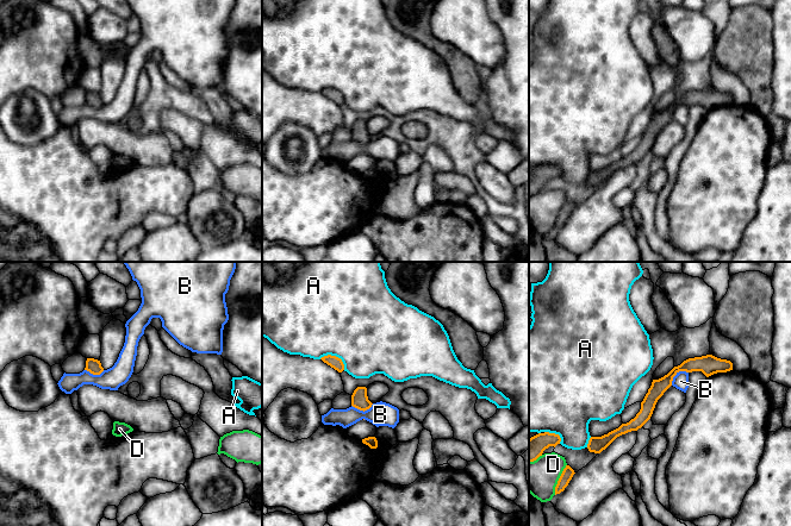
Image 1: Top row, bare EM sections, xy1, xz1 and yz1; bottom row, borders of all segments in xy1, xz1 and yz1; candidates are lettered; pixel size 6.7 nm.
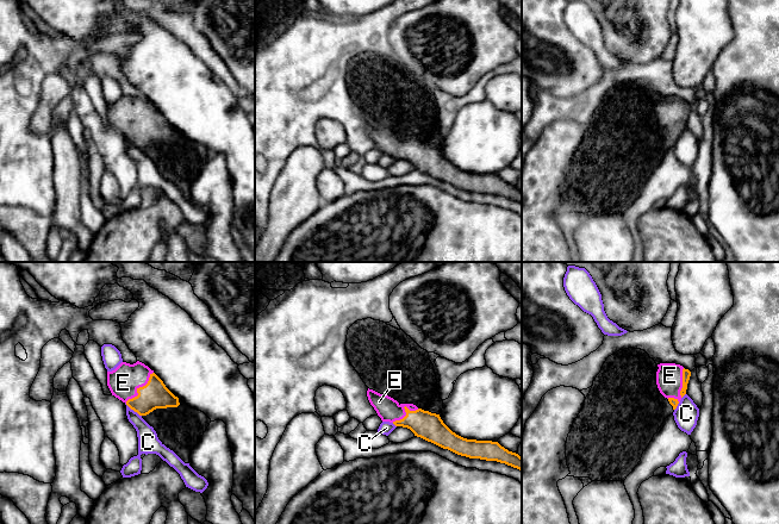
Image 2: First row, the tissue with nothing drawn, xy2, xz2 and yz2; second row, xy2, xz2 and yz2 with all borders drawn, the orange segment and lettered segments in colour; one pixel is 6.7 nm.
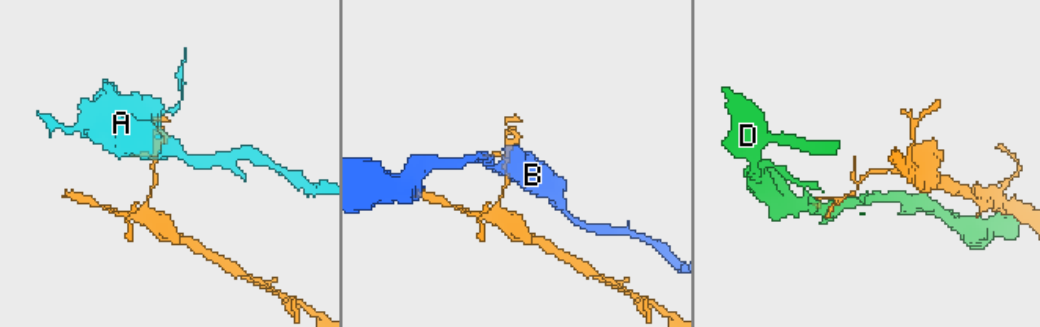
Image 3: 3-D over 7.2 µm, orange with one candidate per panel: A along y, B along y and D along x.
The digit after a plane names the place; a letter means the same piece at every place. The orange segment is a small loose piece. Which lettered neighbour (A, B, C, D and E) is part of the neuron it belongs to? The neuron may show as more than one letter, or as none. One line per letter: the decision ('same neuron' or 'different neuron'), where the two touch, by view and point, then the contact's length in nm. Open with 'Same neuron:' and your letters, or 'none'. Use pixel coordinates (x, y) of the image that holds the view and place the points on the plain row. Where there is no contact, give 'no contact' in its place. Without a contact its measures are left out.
Same neuron: E
A: different neuron; contact xz1 (335, 89); length 190 nm
B: different neuron; contact yz1 (676, 107); length 150 nm
C: different neuron; contact xy2 (134, 143); length 140 nm
D: different neuron; contact yz1 (559, 213); length 220 nm
E: same neuron; contact xy2 (138, 122); length 280 nm

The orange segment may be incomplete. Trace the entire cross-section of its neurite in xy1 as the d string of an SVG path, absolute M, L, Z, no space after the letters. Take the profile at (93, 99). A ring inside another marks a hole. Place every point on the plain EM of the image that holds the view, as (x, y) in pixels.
M87 92L85 104L89 105L93 108L100 108L104 105L100 94L94 92Z

